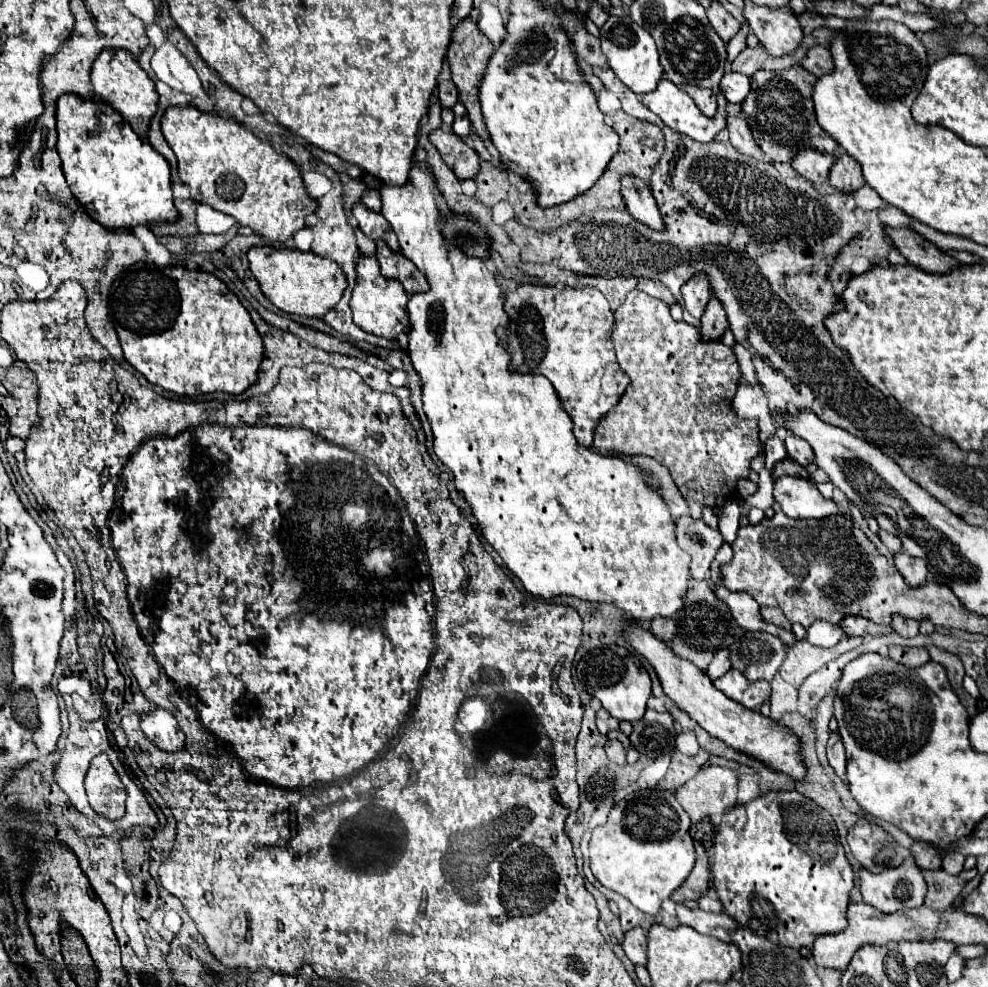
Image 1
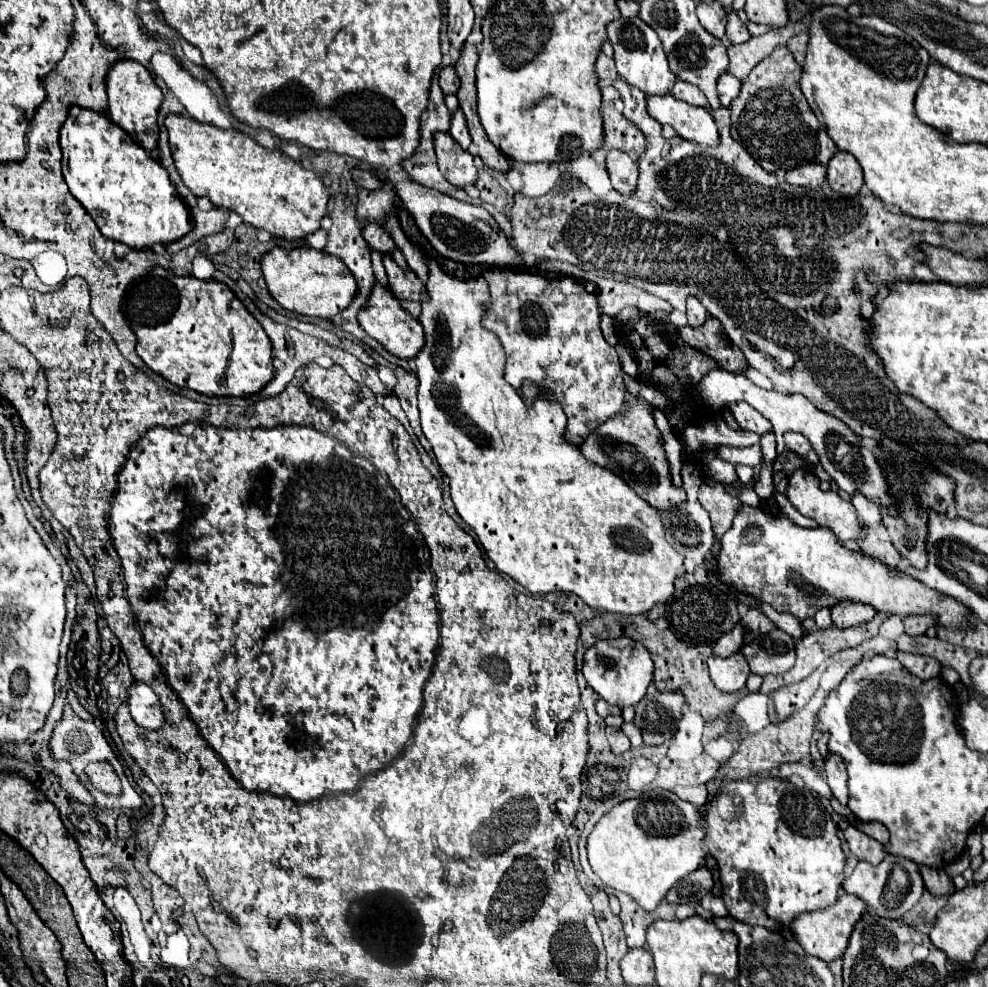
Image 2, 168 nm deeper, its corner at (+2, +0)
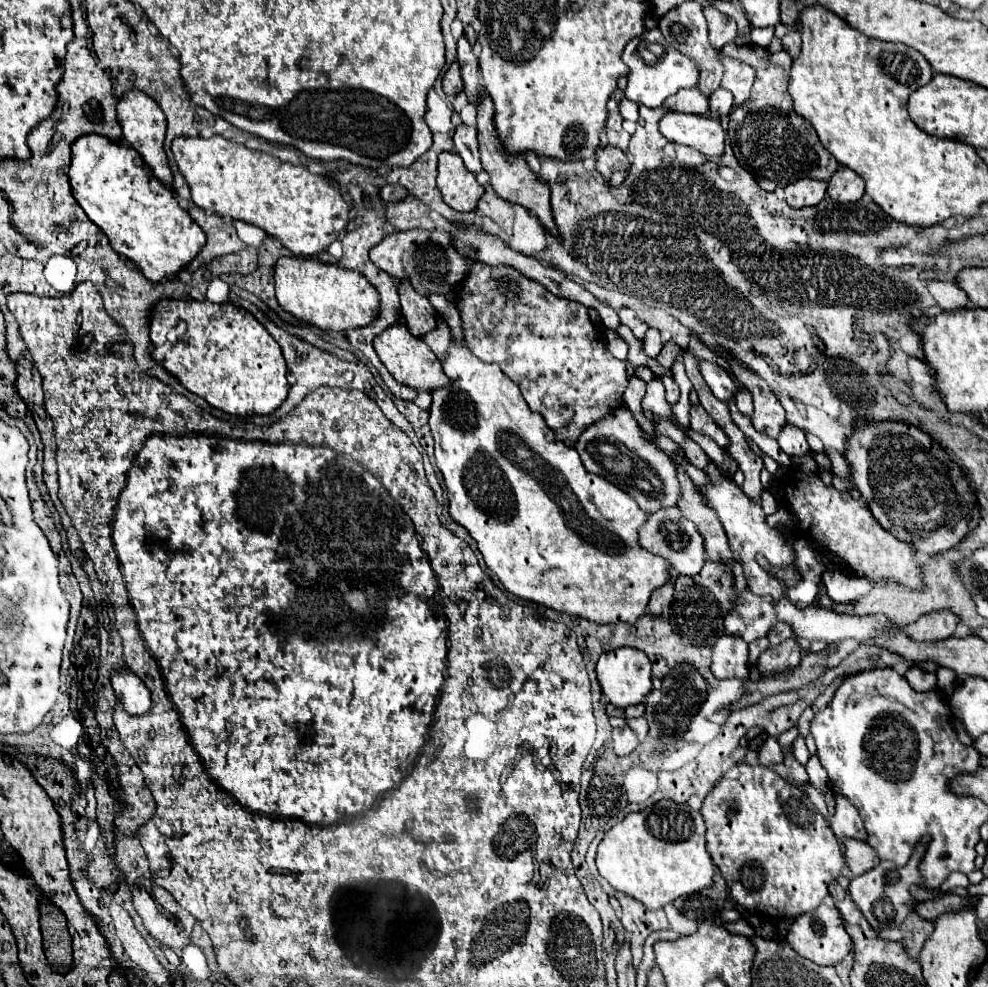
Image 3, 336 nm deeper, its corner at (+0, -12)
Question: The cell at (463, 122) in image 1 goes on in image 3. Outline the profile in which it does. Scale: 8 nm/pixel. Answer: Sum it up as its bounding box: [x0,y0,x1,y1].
[453,125,481,173]

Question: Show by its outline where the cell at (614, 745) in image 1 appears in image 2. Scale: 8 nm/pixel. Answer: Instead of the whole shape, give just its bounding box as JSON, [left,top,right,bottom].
[607,727,631,755]

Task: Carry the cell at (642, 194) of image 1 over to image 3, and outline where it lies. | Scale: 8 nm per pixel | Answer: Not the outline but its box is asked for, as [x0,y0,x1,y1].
[597,147,631,187]

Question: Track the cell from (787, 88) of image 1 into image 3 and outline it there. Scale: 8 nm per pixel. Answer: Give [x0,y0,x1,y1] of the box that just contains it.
[721,43,839,191]

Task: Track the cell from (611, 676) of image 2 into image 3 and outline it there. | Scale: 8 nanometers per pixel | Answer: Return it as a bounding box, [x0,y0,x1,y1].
[597,647,651,709]

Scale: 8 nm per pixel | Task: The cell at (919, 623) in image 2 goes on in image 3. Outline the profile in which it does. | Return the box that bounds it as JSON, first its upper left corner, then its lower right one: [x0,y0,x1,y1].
[905,611,959,641]

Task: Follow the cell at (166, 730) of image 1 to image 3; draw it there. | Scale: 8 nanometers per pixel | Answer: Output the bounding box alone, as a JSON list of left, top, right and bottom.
[111,669,151,717]

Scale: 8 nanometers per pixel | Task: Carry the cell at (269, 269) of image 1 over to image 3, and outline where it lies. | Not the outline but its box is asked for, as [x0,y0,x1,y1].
[275,257,377,331]

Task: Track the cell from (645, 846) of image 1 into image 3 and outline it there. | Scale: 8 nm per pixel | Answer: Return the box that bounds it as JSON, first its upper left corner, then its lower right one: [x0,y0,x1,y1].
[597,799,715,911]

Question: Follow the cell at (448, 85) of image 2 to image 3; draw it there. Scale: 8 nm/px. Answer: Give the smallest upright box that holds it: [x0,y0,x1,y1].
[443,61,463,97]

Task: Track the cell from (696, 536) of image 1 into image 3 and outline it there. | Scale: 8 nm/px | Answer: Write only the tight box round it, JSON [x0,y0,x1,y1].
[639,507,707,577]

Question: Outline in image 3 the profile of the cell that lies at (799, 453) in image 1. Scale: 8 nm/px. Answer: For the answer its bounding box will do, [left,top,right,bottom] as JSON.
[777,423,809,457]

